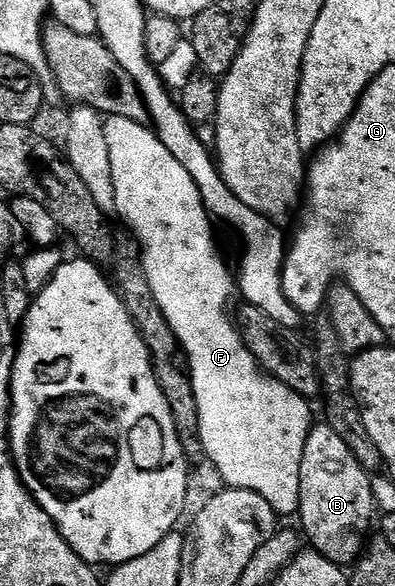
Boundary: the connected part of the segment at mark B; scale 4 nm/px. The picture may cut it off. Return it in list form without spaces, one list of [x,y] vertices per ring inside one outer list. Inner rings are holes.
[[[317,425],[307,437],[307,445],[303,449],[303,461],[299,469],[299,489],[301,490],[300,530],[304,538],[311,542],[312,550],[318,551],[324,559],[330,559],[338,565],[356,564],[361,558],[369,535],[369,522],[373,519],[373,483],[370,472],[364,471],[351,449],[347,449],[347,441],[335,433],[328,425]]]

